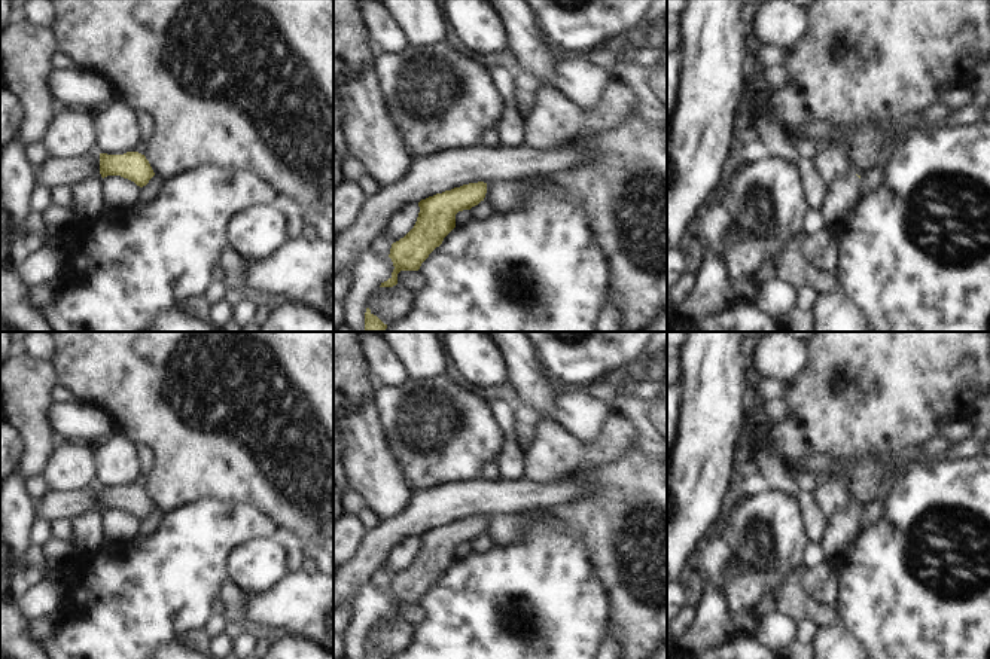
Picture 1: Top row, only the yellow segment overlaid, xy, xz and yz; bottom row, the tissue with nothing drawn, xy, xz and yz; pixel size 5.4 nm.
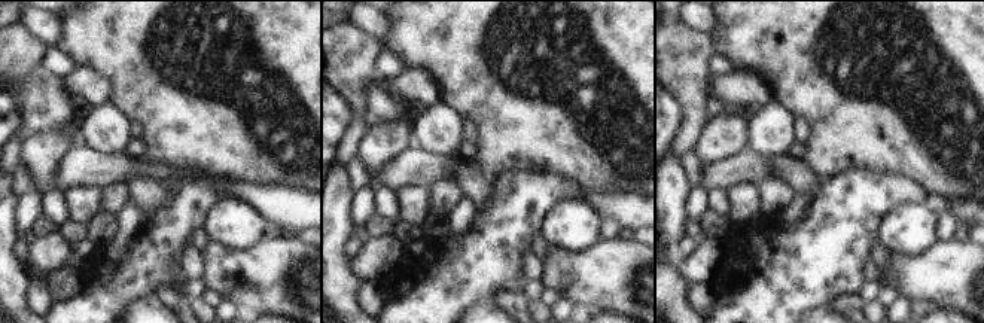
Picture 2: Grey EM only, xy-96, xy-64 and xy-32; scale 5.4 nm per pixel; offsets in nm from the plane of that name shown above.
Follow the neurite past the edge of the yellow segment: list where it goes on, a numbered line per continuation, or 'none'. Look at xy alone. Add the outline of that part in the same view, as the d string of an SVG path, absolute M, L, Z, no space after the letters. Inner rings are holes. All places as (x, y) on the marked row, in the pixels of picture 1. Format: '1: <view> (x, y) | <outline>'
none

